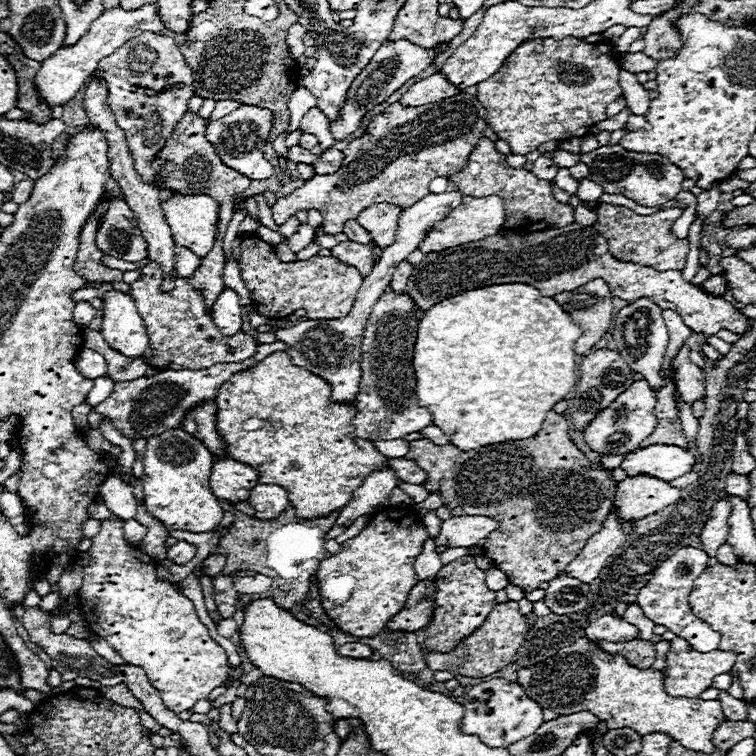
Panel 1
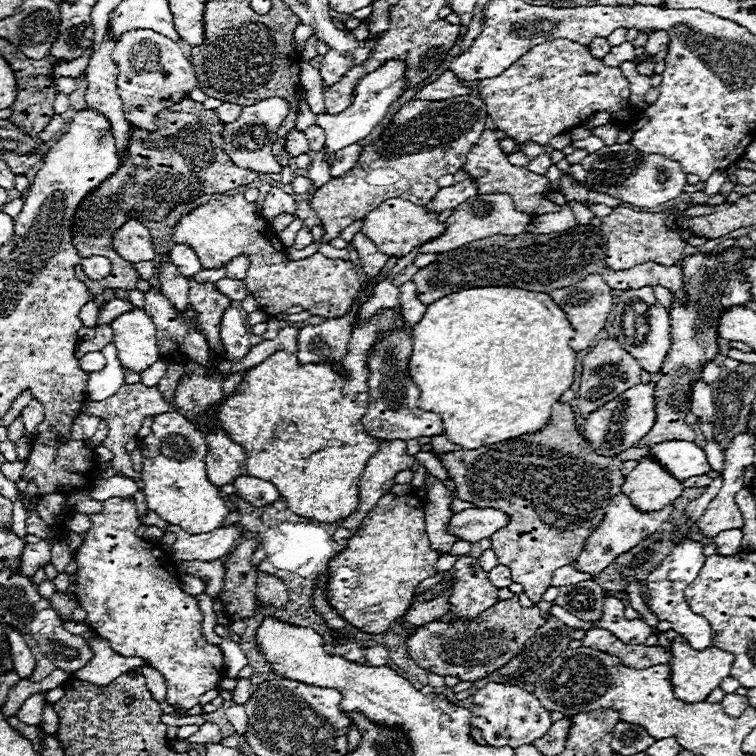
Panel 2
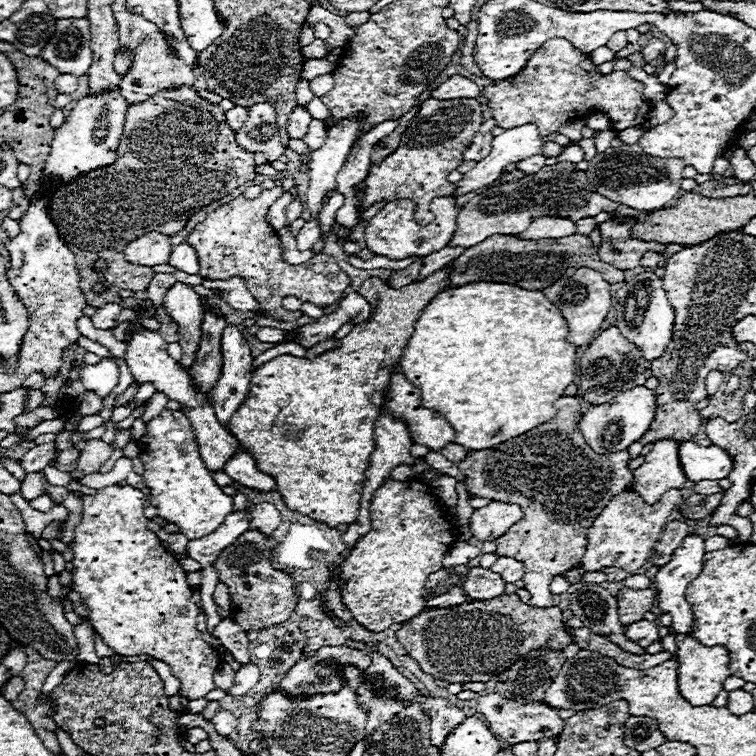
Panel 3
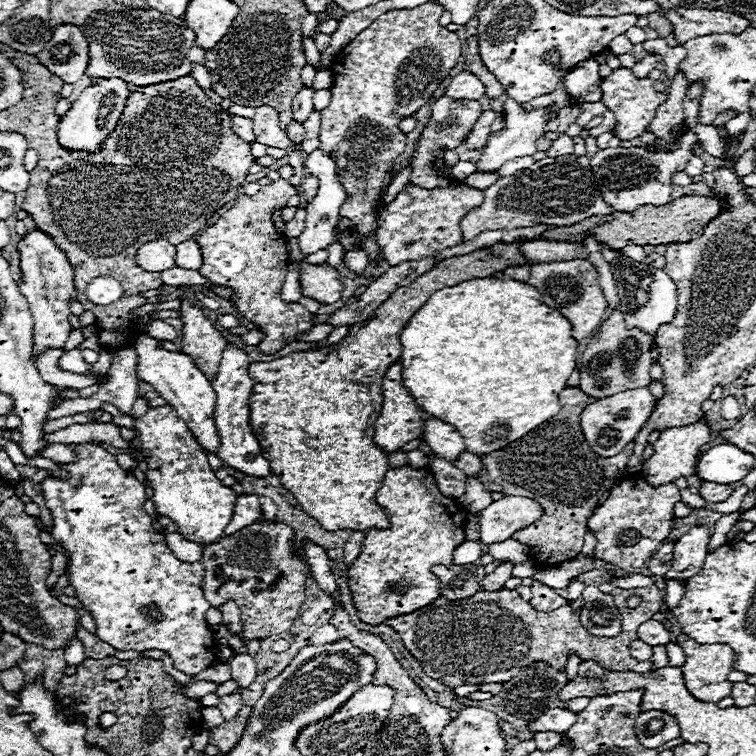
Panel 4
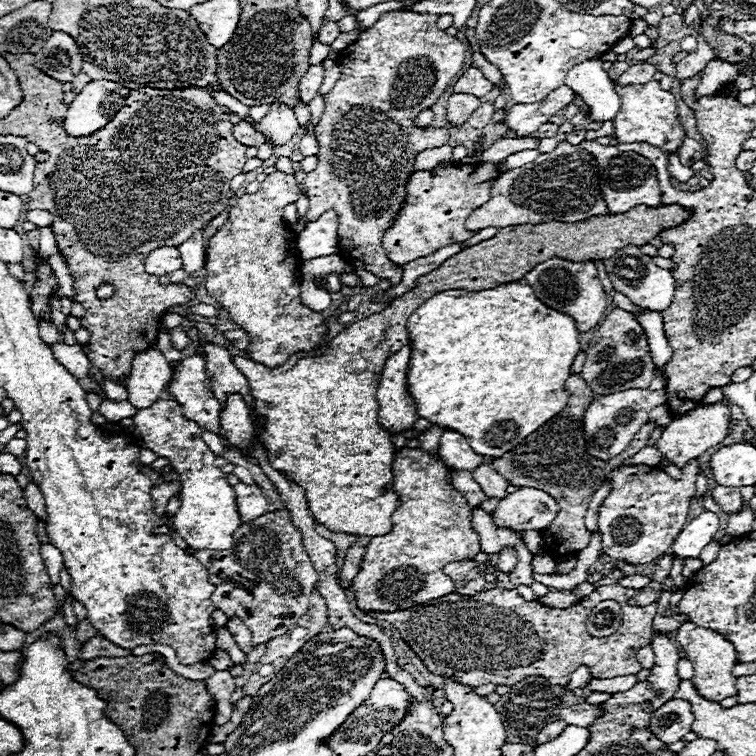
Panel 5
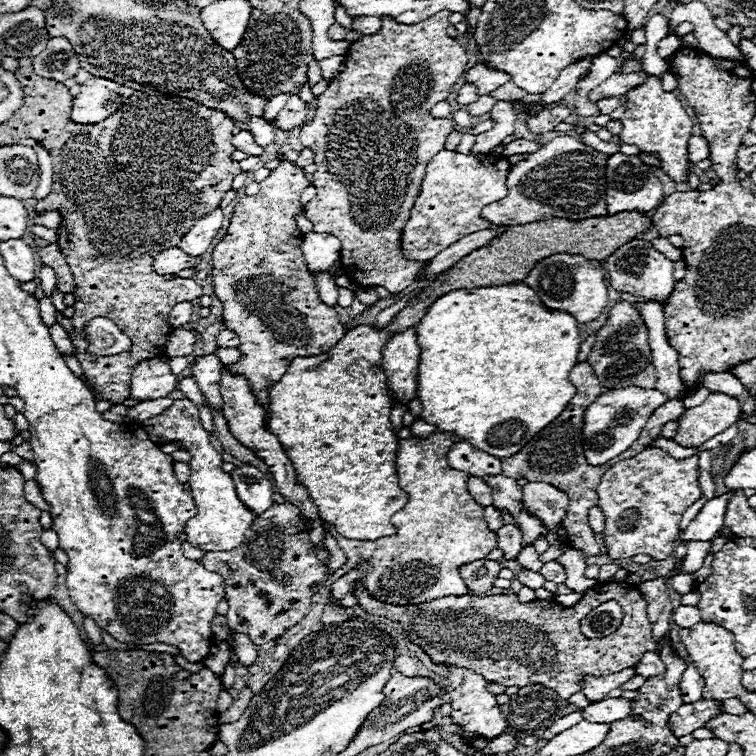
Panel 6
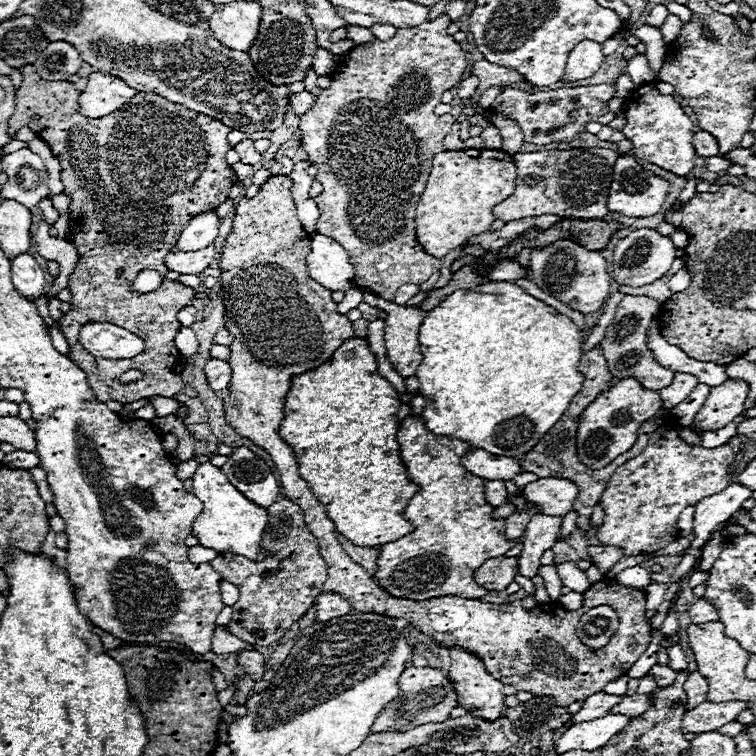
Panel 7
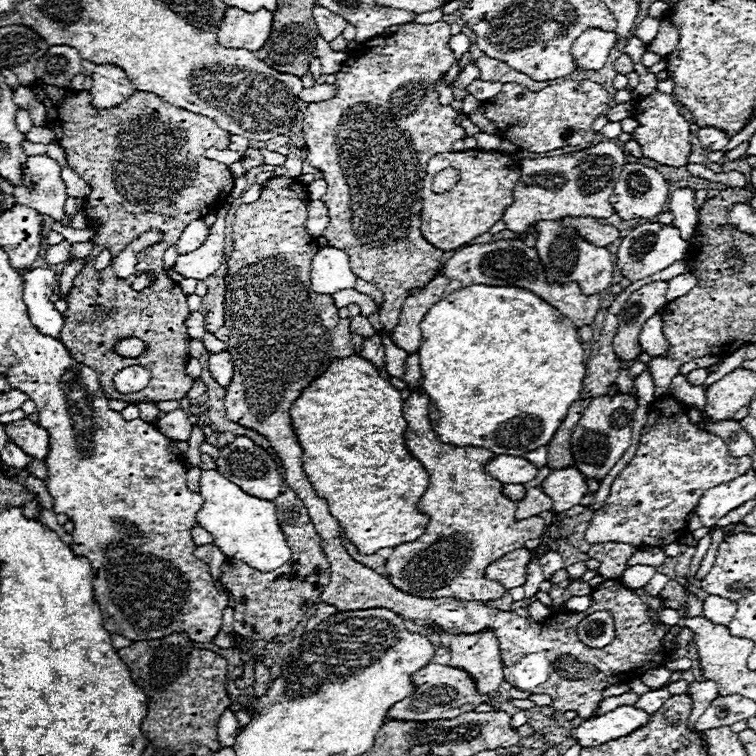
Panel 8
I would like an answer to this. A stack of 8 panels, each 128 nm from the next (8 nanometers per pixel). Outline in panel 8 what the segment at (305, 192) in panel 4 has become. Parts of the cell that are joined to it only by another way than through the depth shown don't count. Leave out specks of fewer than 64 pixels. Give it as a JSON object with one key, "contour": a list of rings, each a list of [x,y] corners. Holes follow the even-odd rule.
{"contour":[[[436,22],[436,24],[402,24],[398,26],[396,34],[390,36],[376,36],[374,40],[366,40],[362,44],[358,44],[354,50],[350,50],[348,60],[344,62],[342,70],[336,72],[336,86],[340,88],[338,96],[334,96],[332,100],[324,100],[318,104],[308,104],[308,108],[302,114],[302,132],[306,136],[306,148],[308,148],[308,164],[318,168],[322,172],[322,178],[328,184],[326,194],[322,196],[322,202],[328,206],[328,214],[330,214],[330,224],[328,228],[322,232],[322,236],[326,240],[330,240],[332,246],[344,250],[350,258],[350,268],[354,270],[354,274],[370,284],[374,284],[382,294],[384,294],[384,304],[380,308],[380,322],[386,328],[386,334],[390,336],[394,326],[398,324],[398,316],[400,316],[400,308],[408,296],[410,288],[418,288],[424,286],[436,272],[436,268],[440,266],[440,258],[442,258],[442,250],[434,248],[420,230],[420,214],[422,214],[422,180],[426,176],[426,164],[434,154],[442,154],[442,152],[452,152],[452,144],[460,138],[466,138],[466,132],[462,130],[462,126],[456,124],[456,116],[458,112],[452,106],[444,106],[438,102],[436,92],[434,92],[434,84],[436,80],[450,70],[452,62],[454,62],[454,52],[448,46],[450,40],[450,24],[446,22]]]}

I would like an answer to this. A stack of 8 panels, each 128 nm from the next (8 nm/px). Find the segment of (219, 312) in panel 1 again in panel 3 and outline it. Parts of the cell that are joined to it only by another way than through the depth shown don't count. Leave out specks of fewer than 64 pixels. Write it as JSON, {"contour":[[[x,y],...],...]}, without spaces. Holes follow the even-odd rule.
{"contour":[[[226,326],[224,334],[222,334],[222,372],[220,378],[216,380],[216,384],[210,390],[210,398],[214,400],[214,412],[216,418],[220,420],[220,424],[226,428],[228,420],[232,418],[232,414],[244,404],[244,400],[250,394],[250,380],[252,380],[252,356],[250,356],[250,346],[248,342],[242,338],[242,332],[238,326]]]}

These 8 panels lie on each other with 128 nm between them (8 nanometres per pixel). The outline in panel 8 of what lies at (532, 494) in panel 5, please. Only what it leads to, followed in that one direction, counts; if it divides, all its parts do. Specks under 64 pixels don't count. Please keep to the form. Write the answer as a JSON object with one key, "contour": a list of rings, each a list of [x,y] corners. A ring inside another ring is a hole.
{"contour":[[[560,468],[552,472],[544,482],[542,482],[544,492],[552,496],[554,500],[554,512],[566,512],[572,506],[580,504],[584,494],[588,492],[588,484],[580,470],[576,468]]]}

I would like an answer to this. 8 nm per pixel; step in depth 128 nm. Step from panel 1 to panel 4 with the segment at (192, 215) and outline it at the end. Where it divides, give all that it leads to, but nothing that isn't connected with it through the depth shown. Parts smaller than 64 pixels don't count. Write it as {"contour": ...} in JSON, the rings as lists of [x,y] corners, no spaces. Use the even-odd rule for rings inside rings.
{"contour":[[[272,180],[268,186],[262,186],[256,196],[238,196],[236,206],[218,218],[216,224],[198,238],[204,252],[200,274],[206,276],[214,286],[234,290],[234,298],[230,300],[232,306],[264,334],[264,340],[258,344],[262,354],[276,354],[286,344],[296,342],[298,334],[304,334],[314,326],[312,314],[306,308],[302,308],[298,302],[284,302],[280,298],[290,258],[286,236],[276,230],[272,214],[276,208],[284,208],[294,194],[298,194],[298,188],[294,188],[290,180]],[[304,264],[300,278],[302,278],[304,296],[310,296],[322,304],[334,304],[336,300],[340,300],[344,286],[340,282],[336,268],[332,268],[330,264],[322,264],[322,266]]]}

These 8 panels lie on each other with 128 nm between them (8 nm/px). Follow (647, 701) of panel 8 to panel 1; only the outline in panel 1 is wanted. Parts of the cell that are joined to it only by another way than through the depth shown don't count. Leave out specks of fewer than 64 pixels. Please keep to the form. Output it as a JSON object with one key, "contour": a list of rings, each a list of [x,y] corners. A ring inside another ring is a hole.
{"contour":[[[492,678],[470,688],[464,696],[464,718],[460,722],[460,732],[476,734],[490,748],[510,746],[516,740],[524,740],[536,732],[544,724],[542,708],[526,696],[524,688],[516,682],[508,682],[504,678]]]}

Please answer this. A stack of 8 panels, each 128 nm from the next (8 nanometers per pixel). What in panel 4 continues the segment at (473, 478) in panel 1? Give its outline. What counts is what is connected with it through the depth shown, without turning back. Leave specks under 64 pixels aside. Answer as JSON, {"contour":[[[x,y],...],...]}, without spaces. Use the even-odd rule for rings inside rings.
{"contour":[[[578,386],[564,388],[560,392],[560,404],[564,410],[552,416],[552,420],[540,424],[540,428],[534,428],[528,432],[528,436],[522,436],[506,448],[482,456],[486,470],[478,480],[486,490],[504,492],[510,496],[532,496],[544,504],[544,518],[512,536],[514,540],[526,544],[534,562],[542,566],[568,562],[580,554],[584,546],[586,522],[592,516],[592,508],[612,486],[612,476],[626,470],[628,458],[634,450],[634,440],[614,458],[596,456],[596,452],[588,448],[580,428],[580,414],[588,402],[590,396],[584,394]],[[536,580],[534,586],[532,586],[532,600],[530,600],[530,604],[532,604],[532,608],[536,608],[540,612],[552,612],[552,610],[556,610],[560,606],[566,606],[570,602],[566,598],[558,596],[552,588],[548,588],[548,586],[544,586],[544,584],[540,584]]]}

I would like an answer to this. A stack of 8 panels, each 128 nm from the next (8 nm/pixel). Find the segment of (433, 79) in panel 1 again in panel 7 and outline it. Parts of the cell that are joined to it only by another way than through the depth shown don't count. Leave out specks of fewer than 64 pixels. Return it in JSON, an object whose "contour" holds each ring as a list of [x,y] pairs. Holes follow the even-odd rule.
{"contour":[[[488,60],[474,62],[472,74],[478,76],[478,80],[480,80],[478,92],[484,92],[484,88],[490,88],[490,86],[510,86],[510,84],[526,82],[520,72],[504,68],[504,66],[498,66],[498,64],[492,64]]]}

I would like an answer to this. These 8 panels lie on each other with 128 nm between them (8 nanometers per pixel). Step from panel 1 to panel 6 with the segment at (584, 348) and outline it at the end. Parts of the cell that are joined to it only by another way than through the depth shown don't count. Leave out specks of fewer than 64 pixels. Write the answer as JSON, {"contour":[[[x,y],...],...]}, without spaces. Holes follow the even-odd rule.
{"contour":[[[554,254],[544,260],[540,260],[524,278],[524,284],[528,284],[548,308],[560,308],[562,312],[572,312],[580,324],[596,320],[602,310],[608,304],[608,290],[606,290],[606,278],[604,278],[602,262],[588,260],[578,254]]]}

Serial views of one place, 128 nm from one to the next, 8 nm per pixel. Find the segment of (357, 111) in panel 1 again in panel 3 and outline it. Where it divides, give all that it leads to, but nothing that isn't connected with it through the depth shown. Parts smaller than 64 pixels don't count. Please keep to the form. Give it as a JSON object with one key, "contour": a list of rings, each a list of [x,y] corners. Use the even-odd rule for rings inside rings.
{"contour":[[[314,96],[314,98],[308,102],[308,112],[310,112],[312,118],[318,118],[318,120],[326,120],[326,118],[330,118],[326,104],[324,104],[318,96]],[[342,120],[328,132],[328,140],[324,142],[324,146],[310,152],[306,206],[312,210],[312,214],[320,212],[330,190],[338,192],[336,174],[346,162],[350,146],[358,138],[358,130],[360,124],[356,120]]]}

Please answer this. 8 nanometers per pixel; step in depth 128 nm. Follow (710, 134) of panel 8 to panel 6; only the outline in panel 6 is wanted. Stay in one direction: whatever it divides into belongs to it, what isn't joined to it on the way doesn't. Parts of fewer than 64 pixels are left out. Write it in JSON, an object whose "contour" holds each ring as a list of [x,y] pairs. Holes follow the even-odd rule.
{"contour":[[[692,136],[690,144],[688,144],[688,158],[690,160],[706,160],[710,156],[710,148],[708,148],[708,140],[704,136]]]}

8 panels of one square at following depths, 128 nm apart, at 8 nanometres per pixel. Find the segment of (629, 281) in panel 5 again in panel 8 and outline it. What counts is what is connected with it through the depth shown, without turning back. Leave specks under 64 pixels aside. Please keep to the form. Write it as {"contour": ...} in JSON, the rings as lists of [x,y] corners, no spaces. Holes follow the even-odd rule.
{"contour":[[[646,222],[642,226],[632,228],[632,232],[622,238],[622,244],[616,252],[616,264],[630,282],[642,280],[658,270],[668,268],[676,260],[682,260],[688,252],[688,242],[680,236],[680,230],[674,224],[660,224],[660,222]]]}

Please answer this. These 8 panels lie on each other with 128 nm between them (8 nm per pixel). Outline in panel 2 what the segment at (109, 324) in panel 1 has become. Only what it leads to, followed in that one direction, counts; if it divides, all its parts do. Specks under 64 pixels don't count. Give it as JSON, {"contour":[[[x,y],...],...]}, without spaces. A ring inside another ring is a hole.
{"contour":[[[132,310],[118,316],[112,322],[114,344],[118,348],[118,358],[124,368],[142,374],[154,362],[160,360],[156,326],[146,316],[144,310]]]}

